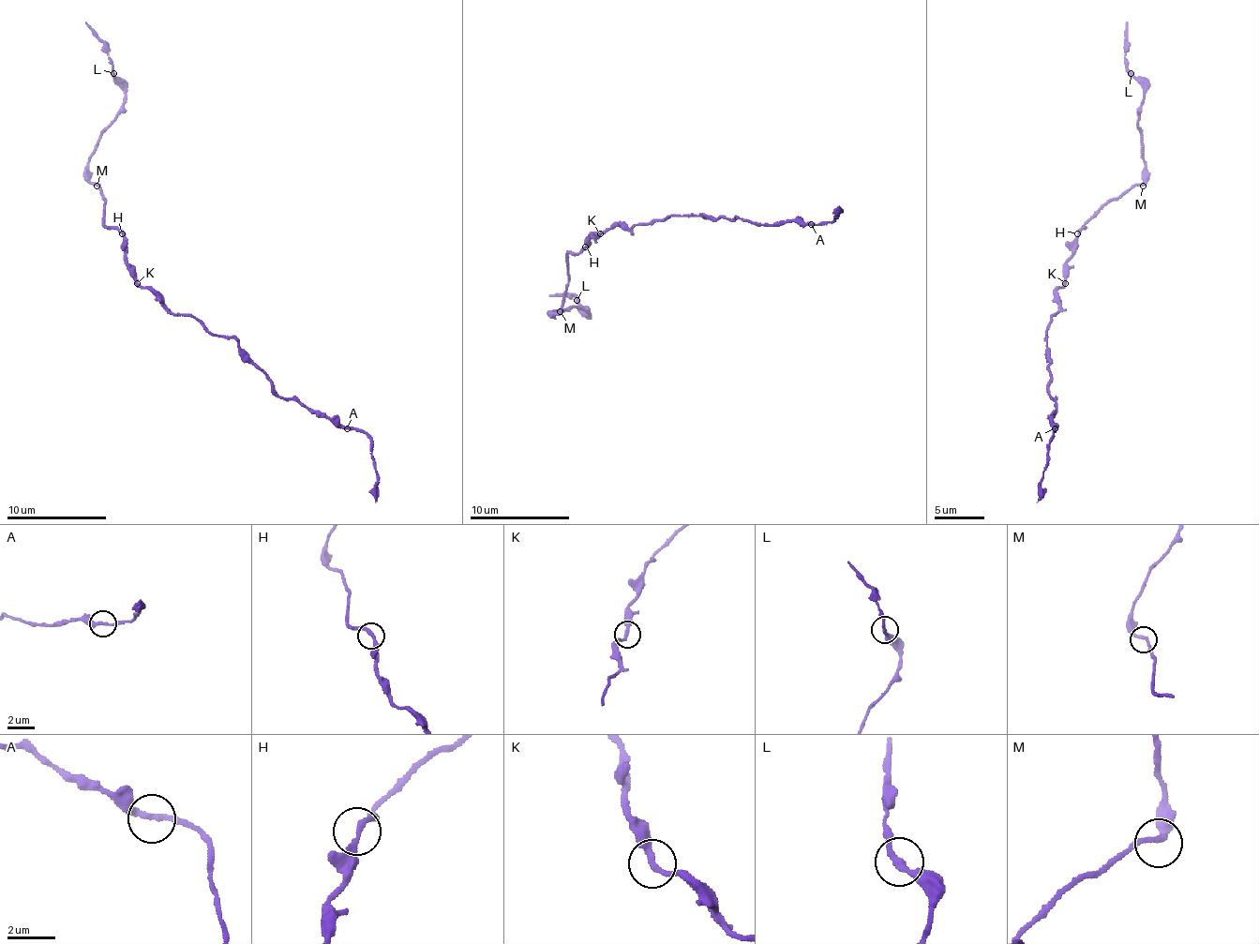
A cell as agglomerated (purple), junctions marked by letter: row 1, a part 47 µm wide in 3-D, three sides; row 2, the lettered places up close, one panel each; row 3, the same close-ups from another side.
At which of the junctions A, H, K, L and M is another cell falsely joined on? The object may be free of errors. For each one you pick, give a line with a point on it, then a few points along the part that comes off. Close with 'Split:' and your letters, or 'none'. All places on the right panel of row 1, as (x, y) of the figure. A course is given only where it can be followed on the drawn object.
Split: none

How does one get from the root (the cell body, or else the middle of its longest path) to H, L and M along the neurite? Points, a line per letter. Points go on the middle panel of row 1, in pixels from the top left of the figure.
H: (610, 229), (595, 233), (585, 247)
L: (610, 229), (595, 233), (577, 254), (567, 256), (565, 302), (552, 314), (570, 307), (588, 311), (577, 299)
M: (610, 229), (595, 233), (577, 254), (567, 256), (567, 289), (560, 311)

